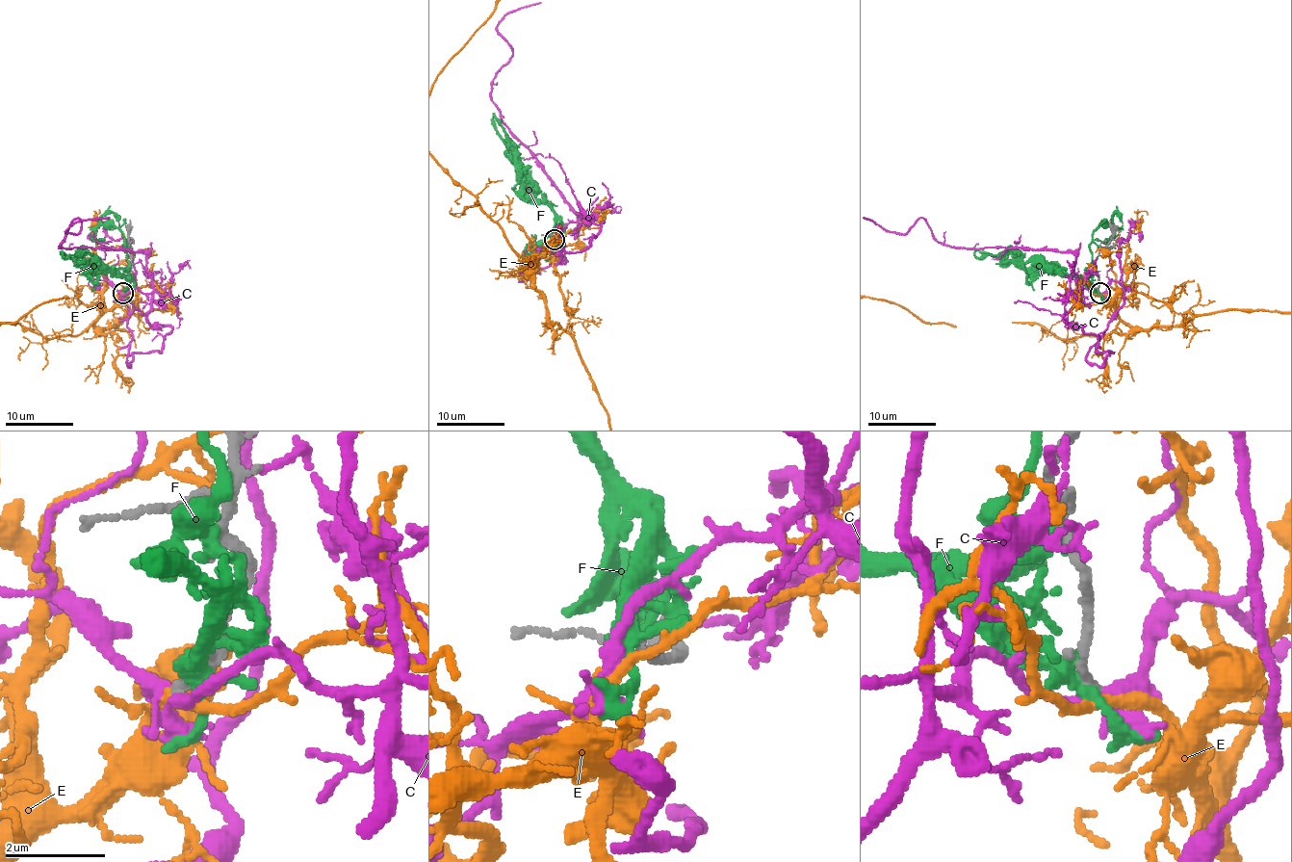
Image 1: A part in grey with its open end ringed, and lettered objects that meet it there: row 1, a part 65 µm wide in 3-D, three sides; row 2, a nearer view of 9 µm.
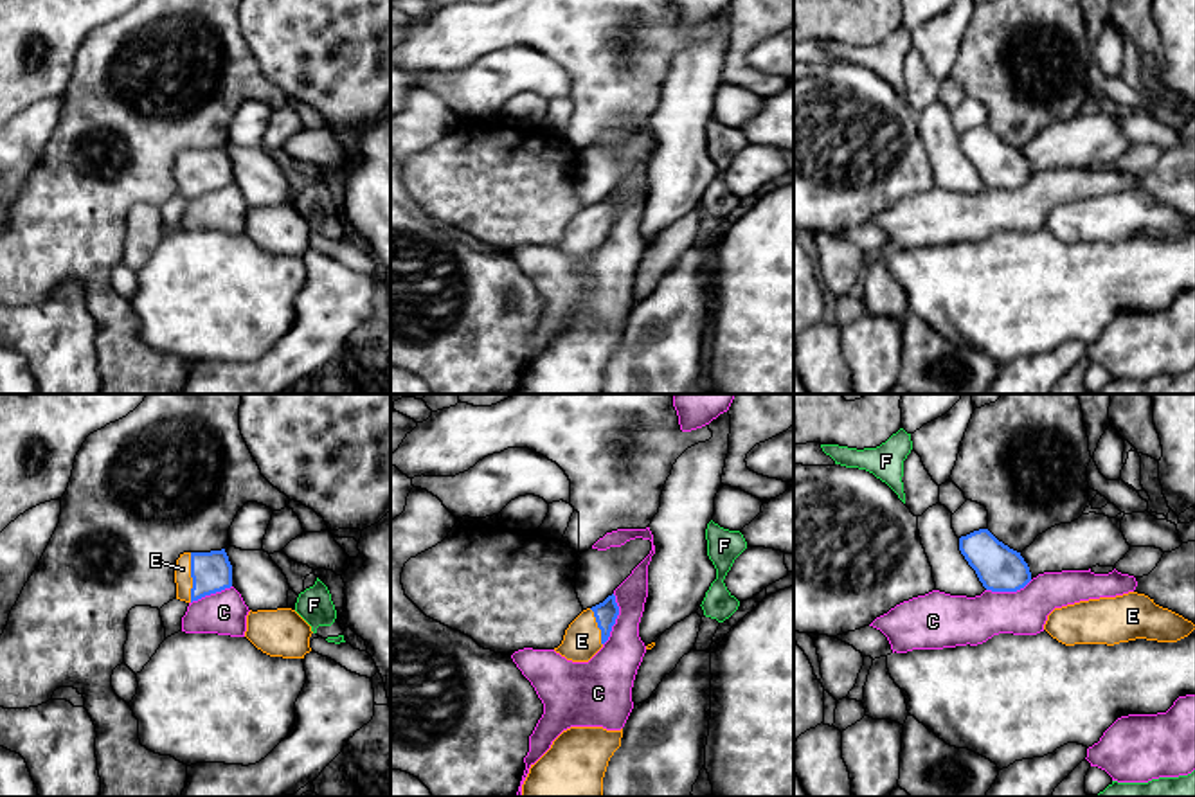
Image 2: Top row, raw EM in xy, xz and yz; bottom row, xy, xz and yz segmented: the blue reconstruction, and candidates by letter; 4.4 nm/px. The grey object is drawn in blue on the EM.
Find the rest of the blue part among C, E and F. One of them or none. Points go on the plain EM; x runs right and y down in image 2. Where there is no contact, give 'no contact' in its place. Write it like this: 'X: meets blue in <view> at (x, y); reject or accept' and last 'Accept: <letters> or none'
C: meets blue in xz at (616, 214); reject
E: meets blue in xy at (191, 173); accept
F: no contact; reject
Accept: E

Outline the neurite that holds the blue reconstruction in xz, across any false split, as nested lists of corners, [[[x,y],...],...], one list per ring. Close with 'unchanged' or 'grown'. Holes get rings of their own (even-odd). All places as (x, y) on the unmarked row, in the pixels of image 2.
[[[615,193],[583,207],[565,227],[556,250],[572,259],[589,259],[608,237],[612,223],[619,212]]]; grown

